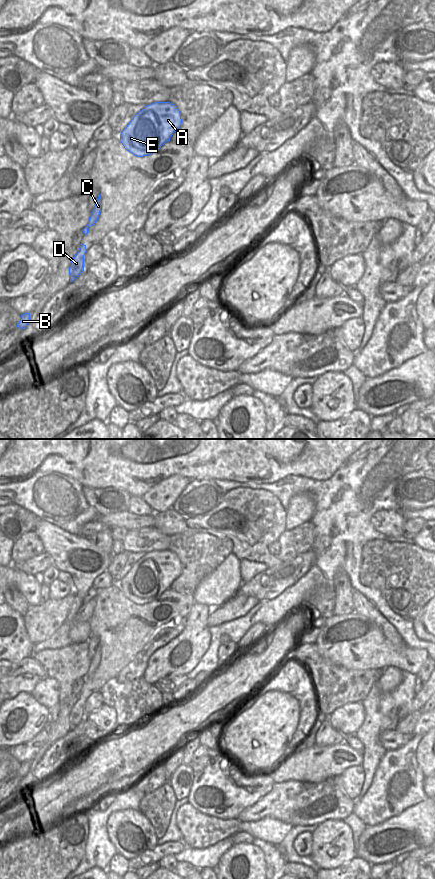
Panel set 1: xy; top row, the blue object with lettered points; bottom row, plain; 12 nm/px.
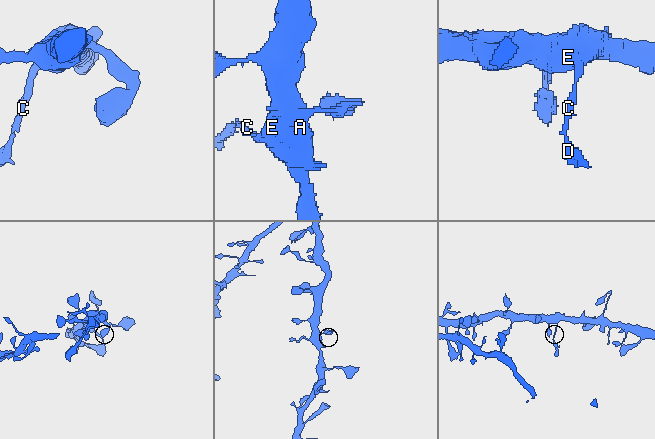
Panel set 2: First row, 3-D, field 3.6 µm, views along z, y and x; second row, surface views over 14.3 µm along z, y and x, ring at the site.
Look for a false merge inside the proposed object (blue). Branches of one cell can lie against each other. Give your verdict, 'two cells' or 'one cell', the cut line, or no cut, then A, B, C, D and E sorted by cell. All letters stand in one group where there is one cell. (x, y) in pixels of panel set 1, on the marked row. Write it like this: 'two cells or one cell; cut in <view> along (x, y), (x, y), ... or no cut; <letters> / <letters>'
two cells; cut in xy along (80, 245), (85, 252); A C E / B D

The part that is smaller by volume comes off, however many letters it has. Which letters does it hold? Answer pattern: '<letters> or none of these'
B, D

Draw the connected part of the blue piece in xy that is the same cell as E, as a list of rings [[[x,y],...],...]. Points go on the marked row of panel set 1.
[[[170,102],[146,105],[120,134],[124,148],[137,157],[148,156],[170,141],[182,124],[181,113]]]

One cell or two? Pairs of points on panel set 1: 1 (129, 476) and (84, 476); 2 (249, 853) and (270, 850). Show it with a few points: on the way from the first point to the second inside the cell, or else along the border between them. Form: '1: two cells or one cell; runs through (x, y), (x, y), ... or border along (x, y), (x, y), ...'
1: one cell; runs through (118, 476), (95, 476)
2: two cells; border along (252, 844), (262, 851), (266, 864)

